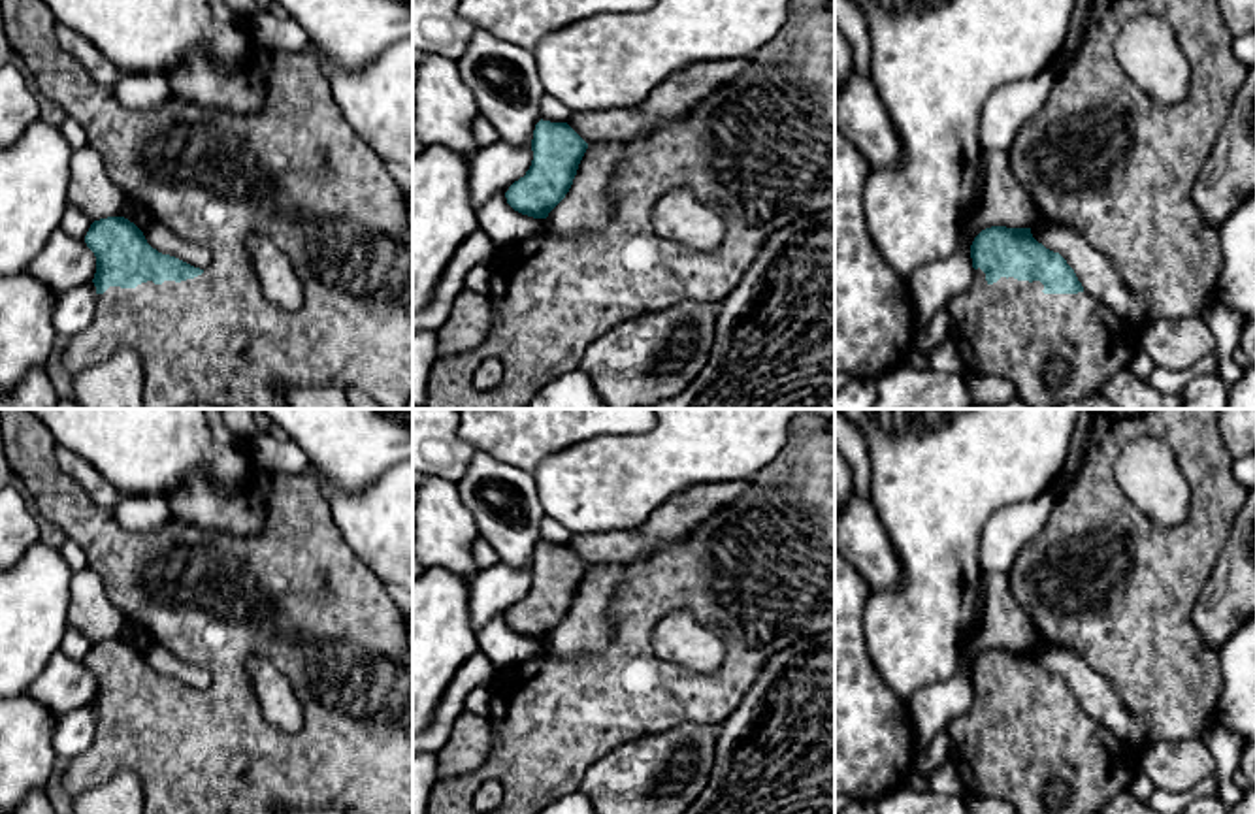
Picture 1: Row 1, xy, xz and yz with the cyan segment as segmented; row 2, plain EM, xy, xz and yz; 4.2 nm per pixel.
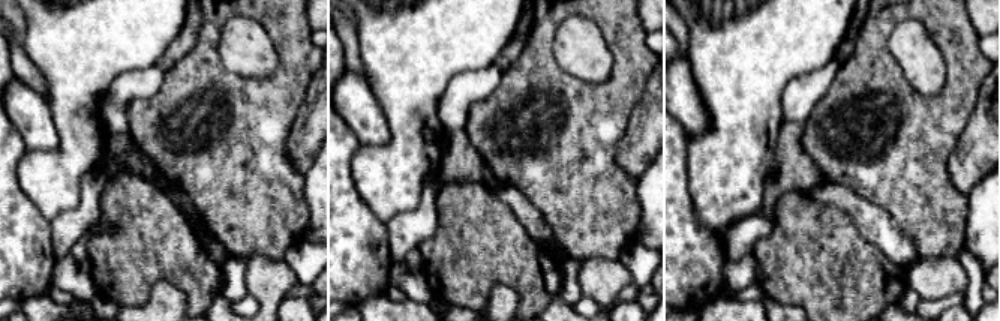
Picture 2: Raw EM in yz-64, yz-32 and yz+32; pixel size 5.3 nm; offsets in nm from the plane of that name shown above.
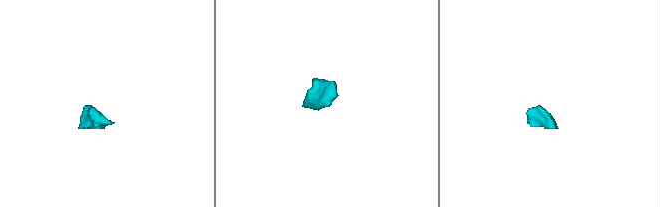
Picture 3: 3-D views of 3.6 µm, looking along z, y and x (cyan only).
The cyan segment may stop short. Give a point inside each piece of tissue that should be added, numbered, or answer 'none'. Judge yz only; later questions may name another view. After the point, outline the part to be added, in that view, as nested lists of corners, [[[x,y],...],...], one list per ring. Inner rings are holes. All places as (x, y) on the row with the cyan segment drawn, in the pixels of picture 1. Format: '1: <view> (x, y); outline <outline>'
1: yz (1010, 328); outline [[[978,268],[970,286],[948,301],[950,337],[965,367],[1014,383],[1018,398],[1031,409],[1053,409],[1061,401],[1100,392],[1117,371],[1129,367],[1134,352],[1131,324],[1117,318],[1102,301],[1087,292],[1044,294],[1042,290],[1040,281],[1029,283],[1014,277],[1001,277],[989,285]],[[1051,356],[1067,362],[1067,379],[1055,388],[1044,379],[1046,362]]]

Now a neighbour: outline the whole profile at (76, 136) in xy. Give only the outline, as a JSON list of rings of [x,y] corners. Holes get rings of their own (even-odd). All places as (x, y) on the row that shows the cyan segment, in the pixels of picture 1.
[[[68,117],[58,128],[72,149],[79,149],[79,147],[87,145],[85,128],[72,117]]]

